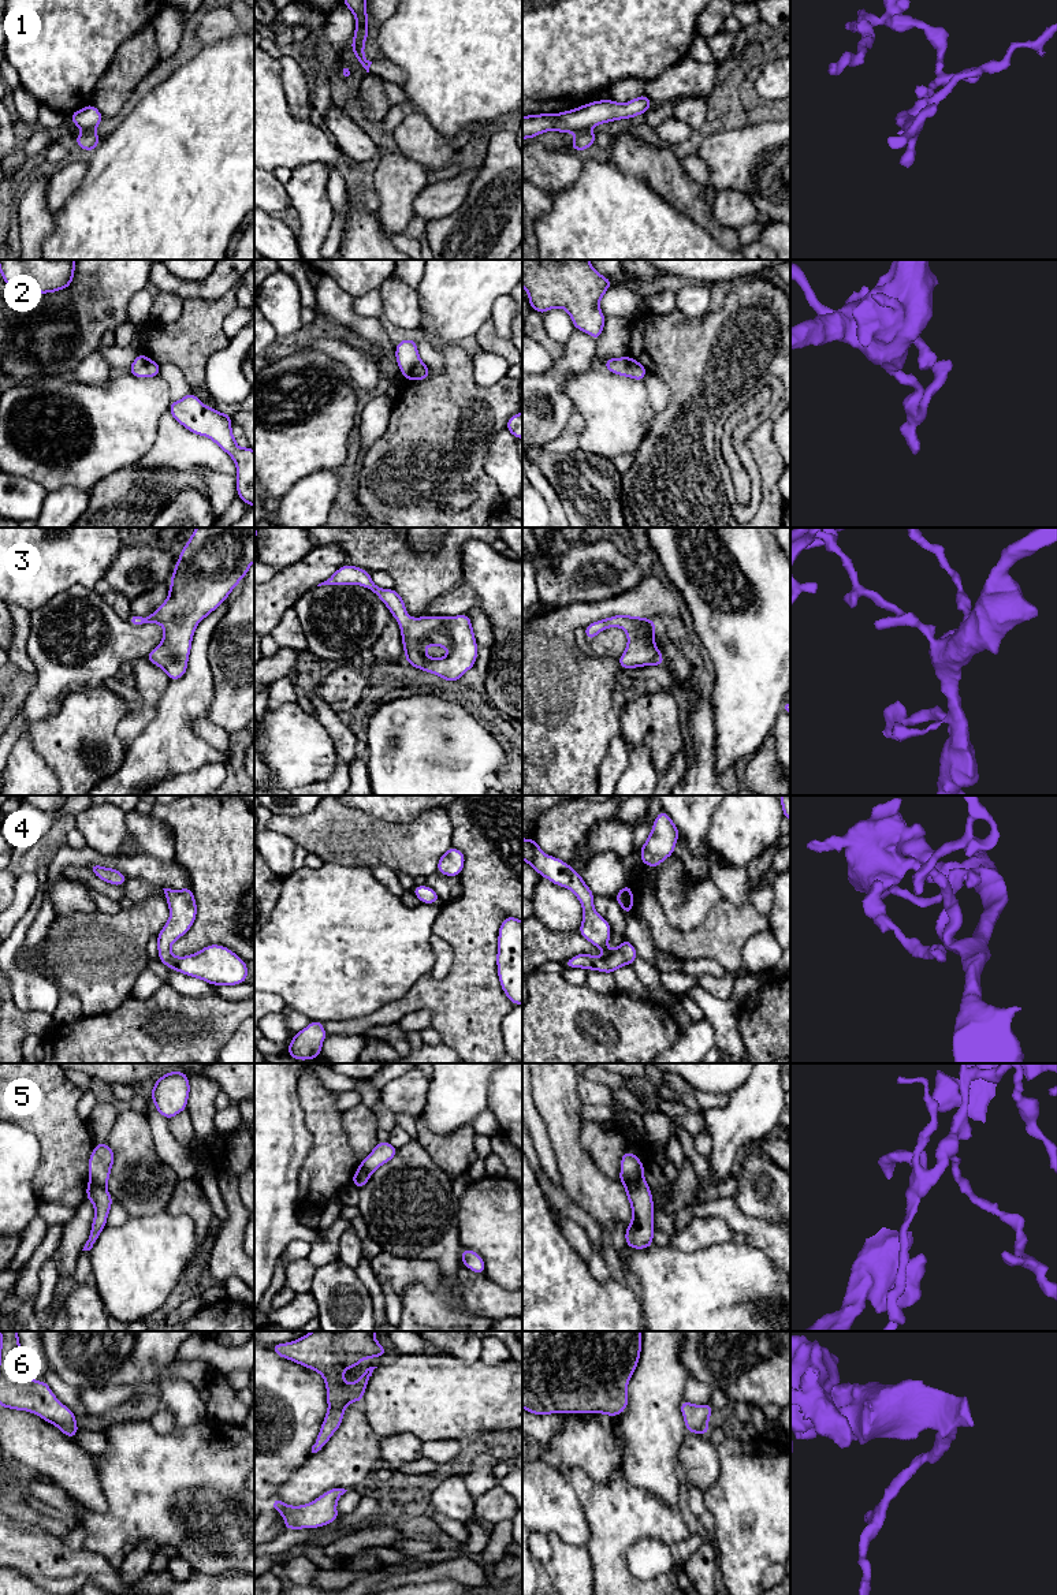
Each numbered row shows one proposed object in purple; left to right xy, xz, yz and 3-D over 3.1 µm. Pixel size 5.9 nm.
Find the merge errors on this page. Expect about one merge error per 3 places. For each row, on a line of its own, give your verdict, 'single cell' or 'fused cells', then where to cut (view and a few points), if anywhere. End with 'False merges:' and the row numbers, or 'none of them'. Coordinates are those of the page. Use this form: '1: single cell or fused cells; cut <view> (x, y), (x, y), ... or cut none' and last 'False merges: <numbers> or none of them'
1: fused cells; cut yz (588, 129), (577, 133)
2: single cell; cut none
3: single cell; cut none
4: single cell; cut none
5: fused cells; cut yz (641, 1176), (624, 1185)
6: single cell; cut none
False merges: 1, 5

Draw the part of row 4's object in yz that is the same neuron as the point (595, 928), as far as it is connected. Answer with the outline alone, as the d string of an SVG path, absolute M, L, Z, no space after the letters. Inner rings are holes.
M522 838L522 860L540 876L576 894L584 910L578 932L604 953L603 957L592 957L588 953L580 953L563 962L566 969L583 968L585 970L596 969L603 973L614 973L618 968L633 964L637 958L637 951L628 938L613 951L607 947L611 927L604 917L596 913L593 908L595 895L584 883L580 873L565 861L544 854L536 839Z

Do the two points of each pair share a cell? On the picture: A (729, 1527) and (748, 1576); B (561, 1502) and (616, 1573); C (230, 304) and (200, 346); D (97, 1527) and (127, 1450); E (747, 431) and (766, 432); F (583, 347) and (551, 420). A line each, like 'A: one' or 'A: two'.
A: one
B: two
C: one
D: one
E: two
F: one

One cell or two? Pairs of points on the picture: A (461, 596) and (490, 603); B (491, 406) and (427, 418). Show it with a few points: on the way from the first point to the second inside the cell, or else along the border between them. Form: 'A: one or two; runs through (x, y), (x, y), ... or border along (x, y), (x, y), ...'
A: two; border along (465, 580), (477, 596), (480, 607)
B: one; runs through (475, 414), (461, 418), (443, 418)

